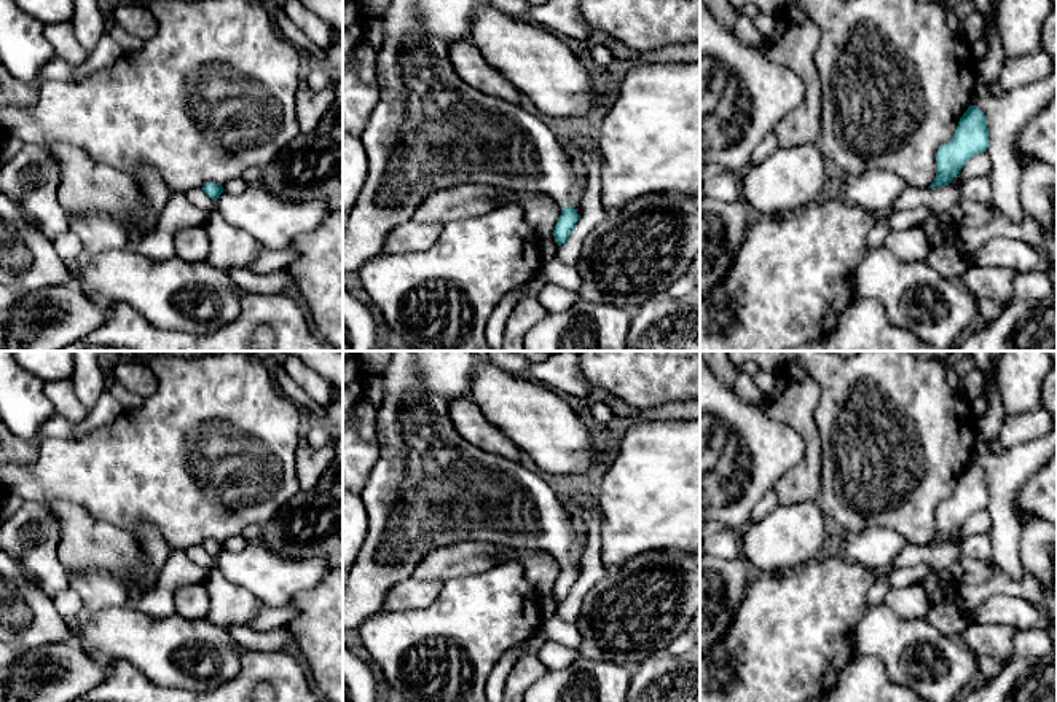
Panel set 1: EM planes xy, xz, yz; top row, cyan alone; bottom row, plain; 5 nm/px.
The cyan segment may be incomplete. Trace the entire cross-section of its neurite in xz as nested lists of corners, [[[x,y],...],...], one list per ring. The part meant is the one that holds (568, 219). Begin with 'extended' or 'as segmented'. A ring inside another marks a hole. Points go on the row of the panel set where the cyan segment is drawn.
extended; [[[391,0],[386,11],[379,16],[384,41],[379,51],[376,51],[376,83],[379,86],[379,102],[371,112],[370,121],[360,136],[343,132],[343,214],[349,214],[348,223],[343,228],[343,273],[357,273],[359,268],[370,258],[383,254],[383,244],[386,236],[397,227],[410,222],[416,207],[432,193],[443,188],[456,187],[462,182],[494,185],[510,191],[545,193],[552,196],[561,206],[561,215],[555,225],[553,236],[558,246],[564,244],[574,230],[579,214],[569,204],[568,196],[571,190],[571,158],[572,148],[564,136],[547,126],[539,116],[531,115],[517,104],[510,104],[502,99],[491,97],[480,93],[473,86],[466,85],[454,69],[451,67],[448,46],[454,41],[469,40],[470,37],[470,16],[478,0]]]

